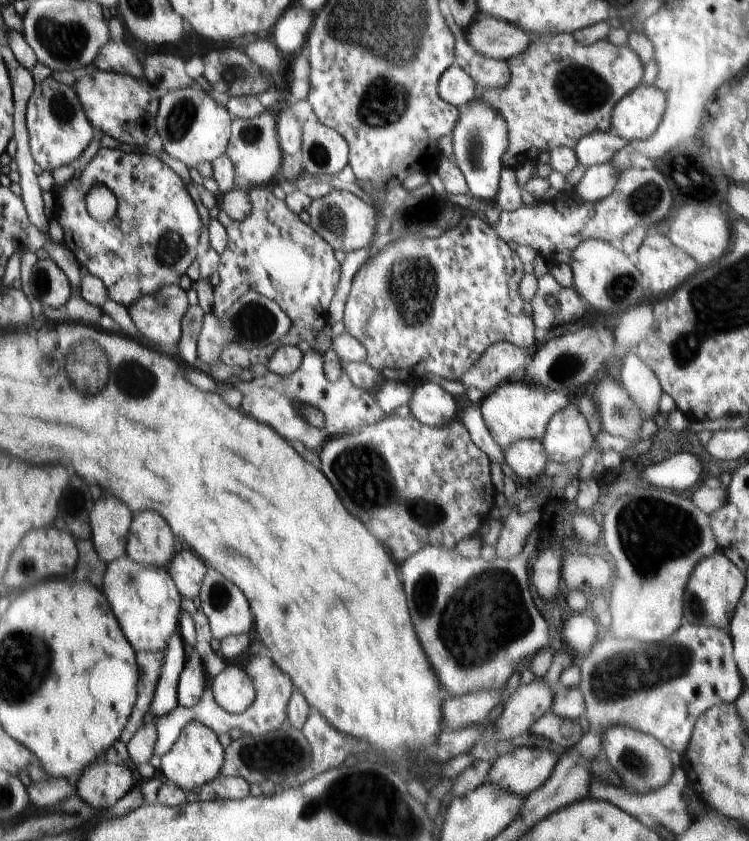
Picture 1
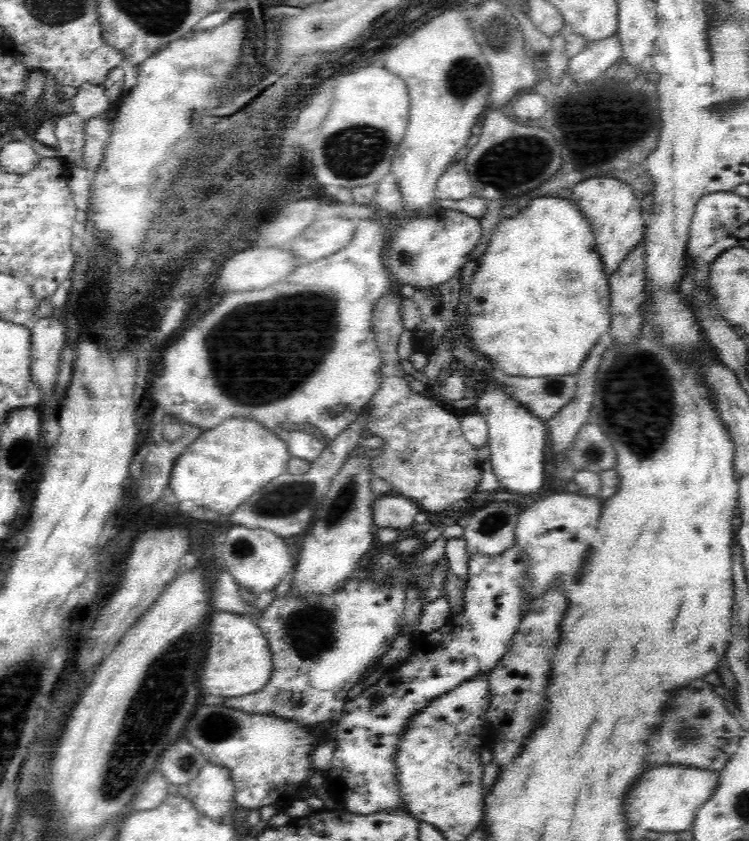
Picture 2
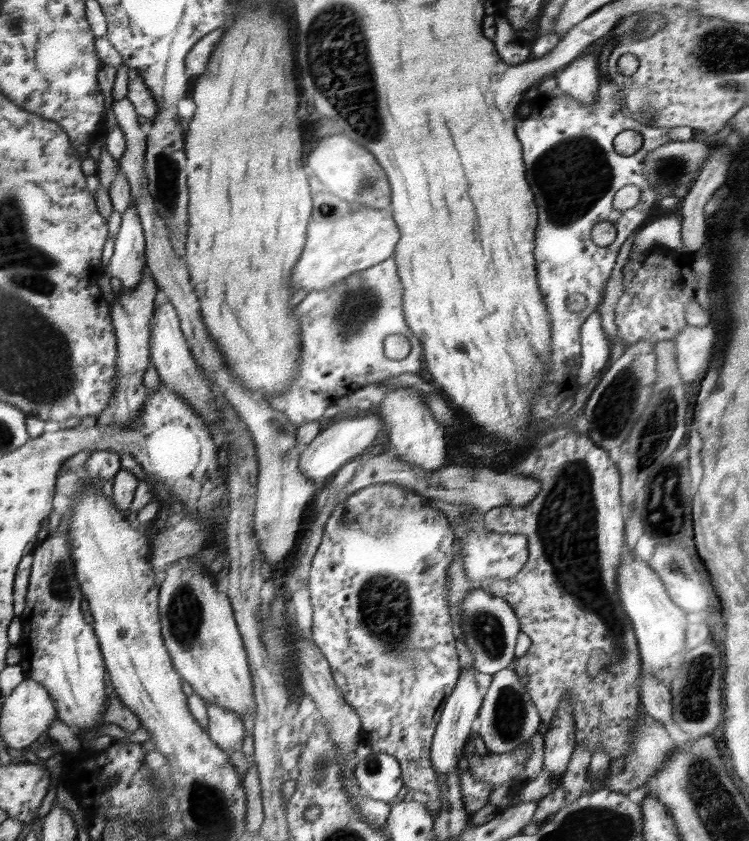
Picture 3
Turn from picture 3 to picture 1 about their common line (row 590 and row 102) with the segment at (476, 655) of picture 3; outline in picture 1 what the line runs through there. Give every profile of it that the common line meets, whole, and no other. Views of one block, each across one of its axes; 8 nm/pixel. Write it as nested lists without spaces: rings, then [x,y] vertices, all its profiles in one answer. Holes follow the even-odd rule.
[[[475,100],[465,110],[459,110],[459,118],[451,128],[451,144],[453,144],[453,160],[461,174],[465,176],[469,194],[483,202],[493,202],[499,192],[499,174],[503,170],[503,154],[509,146],[507,122],[501,112],[487,106],[483,100]]]

